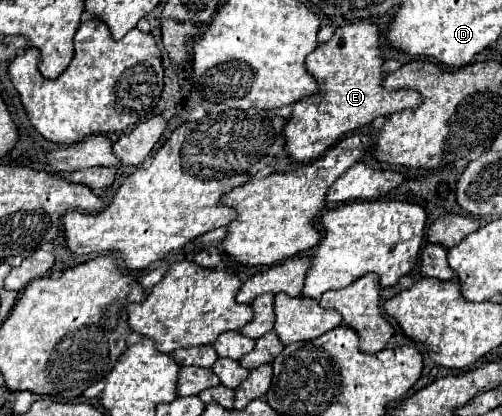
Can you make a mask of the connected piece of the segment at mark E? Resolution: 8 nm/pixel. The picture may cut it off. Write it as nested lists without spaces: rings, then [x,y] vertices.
[[[354,21],[354,23],[348,23],[344,27],[338,27],[330,41],[320,43],[306,57],[306,67],[318,79],[320,91],[316,95],[304,97],[300,101],[300,109],[298,109],[298,103],[296,103],[294,111],[292,111],[292,117],[288,119],[288,123],[284,127],[286,151],[294,161],[298,161],[298,163],[314,161],[314,159],[322,157],[326,153],[326,149],[332,147],[334,143],[338,143],[344,135],[360,129],[362,125],[372,123],[376,117],[390,115],[390,113],[396,113],[396,111],[402,111],[402,109],[414,109],[414,107],[418,107],[418,103],[422,103],[422,95],[416,89],[388,91],[386,87],[382,87],[386,73],[382,69],[384,57],[382,57],[380,39],[382,39],[382,33],[380,33],[376,23],[372,23],[372,21]]]

